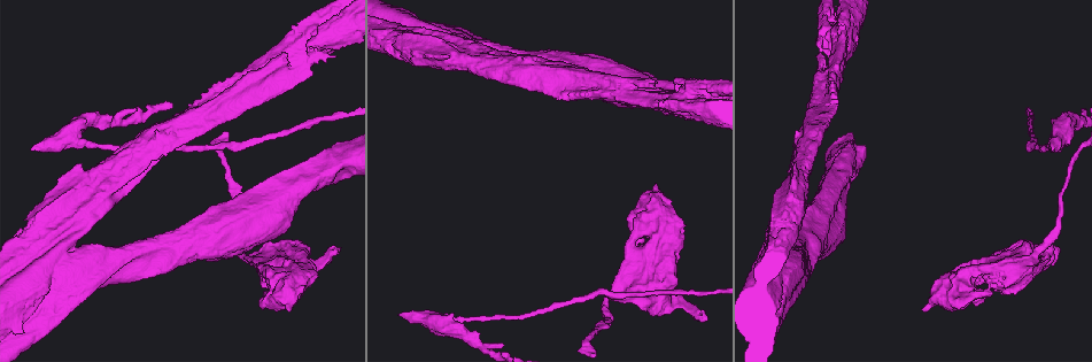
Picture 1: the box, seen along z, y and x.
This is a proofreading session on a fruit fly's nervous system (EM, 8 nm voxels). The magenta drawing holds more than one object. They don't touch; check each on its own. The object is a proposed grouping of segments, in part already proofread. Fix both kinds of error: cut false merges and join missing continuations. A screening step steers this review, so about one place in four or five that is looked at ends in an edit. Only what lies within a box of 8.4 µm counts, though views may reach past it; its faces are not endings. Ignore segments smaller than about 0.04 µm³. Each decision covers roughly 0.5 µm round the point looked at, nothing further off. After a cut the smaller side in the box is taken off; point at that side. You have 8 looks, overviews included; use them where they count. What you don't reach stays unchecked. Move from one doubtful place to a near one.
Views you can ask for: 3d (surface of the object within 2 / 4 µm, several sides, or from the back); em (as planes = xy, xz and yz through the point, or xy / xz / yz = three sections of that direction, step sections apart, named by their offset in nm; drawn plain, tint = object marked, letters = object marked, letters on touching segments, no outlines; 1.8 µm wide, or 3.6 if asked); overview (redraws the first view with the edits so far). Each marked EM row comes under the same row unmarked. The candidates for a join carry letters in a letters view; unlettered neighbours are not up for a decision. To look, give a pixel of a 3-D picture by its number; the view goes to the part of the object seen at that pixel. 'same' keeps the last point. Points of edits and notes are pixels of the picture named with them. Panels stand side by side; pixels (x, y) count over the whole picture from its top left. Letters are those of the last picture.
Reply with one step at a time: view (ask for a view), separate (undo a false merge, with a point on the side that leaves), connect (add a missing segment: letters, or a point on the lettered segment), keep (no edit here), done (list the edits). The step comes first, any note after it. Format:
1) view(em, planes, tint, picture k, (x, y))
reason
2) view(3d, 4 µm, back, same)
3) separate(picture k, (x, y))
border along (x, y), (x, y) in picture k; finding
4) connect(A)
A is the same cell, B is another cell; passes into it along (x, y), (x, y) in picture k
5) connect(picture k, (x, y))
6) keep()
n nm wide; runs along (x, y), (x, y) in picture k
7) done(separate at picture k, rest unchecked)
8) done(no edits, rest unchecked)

view(3d, 4 µm, back, picture 1, (31, 151))
branch stops here

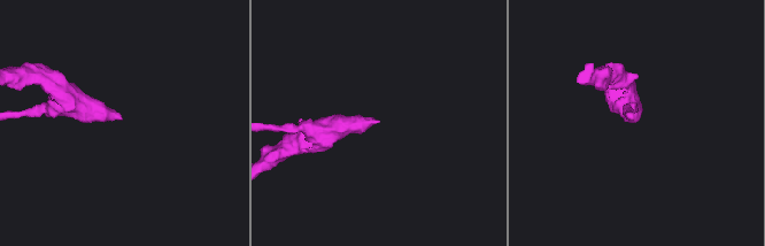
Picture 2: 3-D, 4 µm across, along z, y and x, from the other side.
view(em, planes, letters, picture 2, (121, 120))
need the tissue

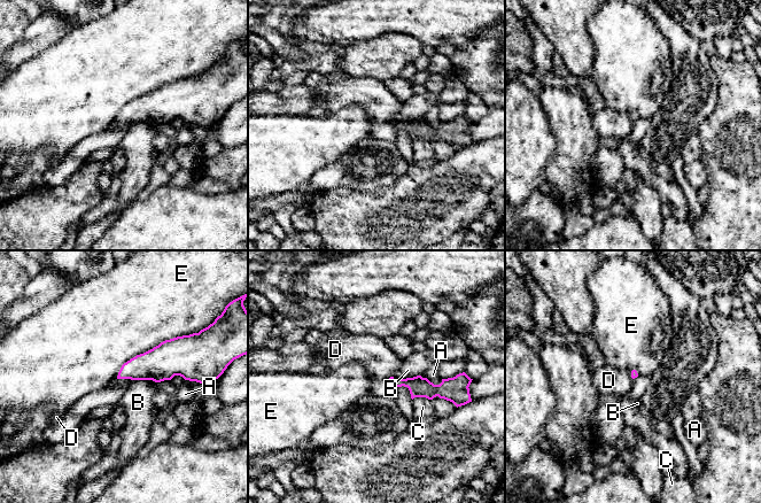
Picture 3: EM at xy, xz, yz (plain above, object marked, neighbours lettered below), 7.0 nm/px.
connect(D)
D is the same cell, A, B, C and E are other cells; passes into it along (419, 387), (389, 378), (381, 362) in picture 3; the cell continues

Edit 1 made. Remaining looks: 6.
view(overview)

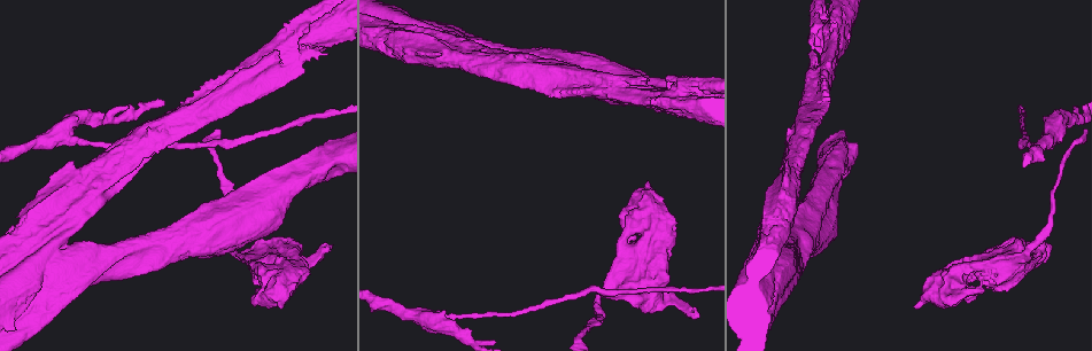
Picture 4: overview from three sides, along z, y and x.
view(3d, 4 µm, picture 4, (650, 249))
thick turns thin

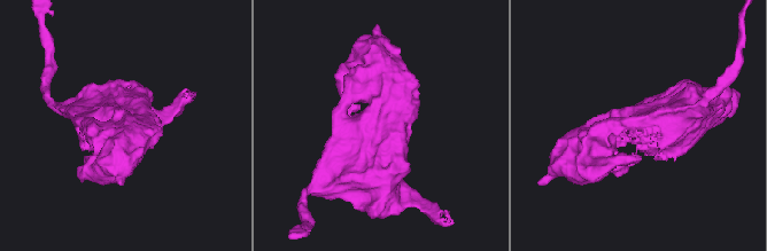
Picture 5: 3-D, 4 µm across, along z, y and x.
view(em, planes, letters, picture 5, (380, 127))

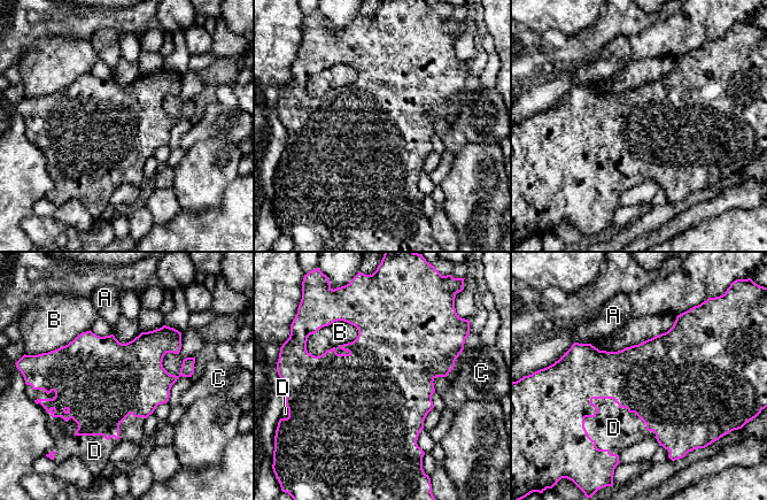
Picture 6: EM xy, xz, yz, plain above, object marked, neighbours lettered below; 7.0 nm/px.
connect(D)
D touches over 500 nm; D is the same cell, A, B and C are other cells; the cell continues

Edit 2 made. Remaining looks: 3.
view(overview)

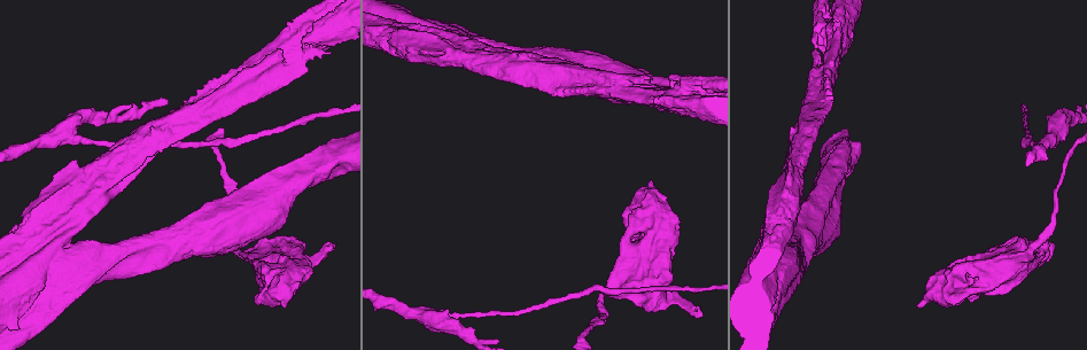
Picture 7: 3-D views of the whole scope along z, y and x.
view(em, planes, letters, picture 7, (1052, 246))
free end

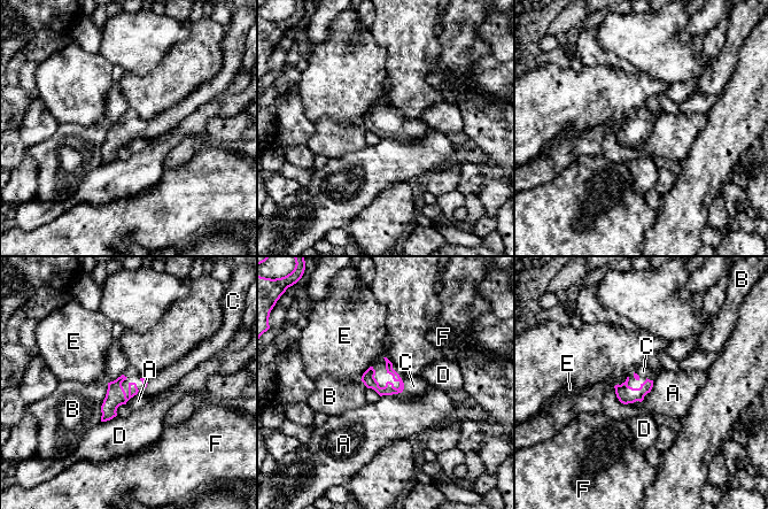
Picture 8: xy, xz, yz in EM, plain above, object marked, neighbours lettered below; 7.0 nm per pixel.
connect(C)
C is the same cell, A, B, D, E and F are other cells; passes into it along (370, 382), (401, 392), (413, 386) in picture 8; it goes on there

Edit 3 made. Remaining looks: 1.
done(connect at picture 3, connect at picture 6, connect at picture 8, rest unchecked)

